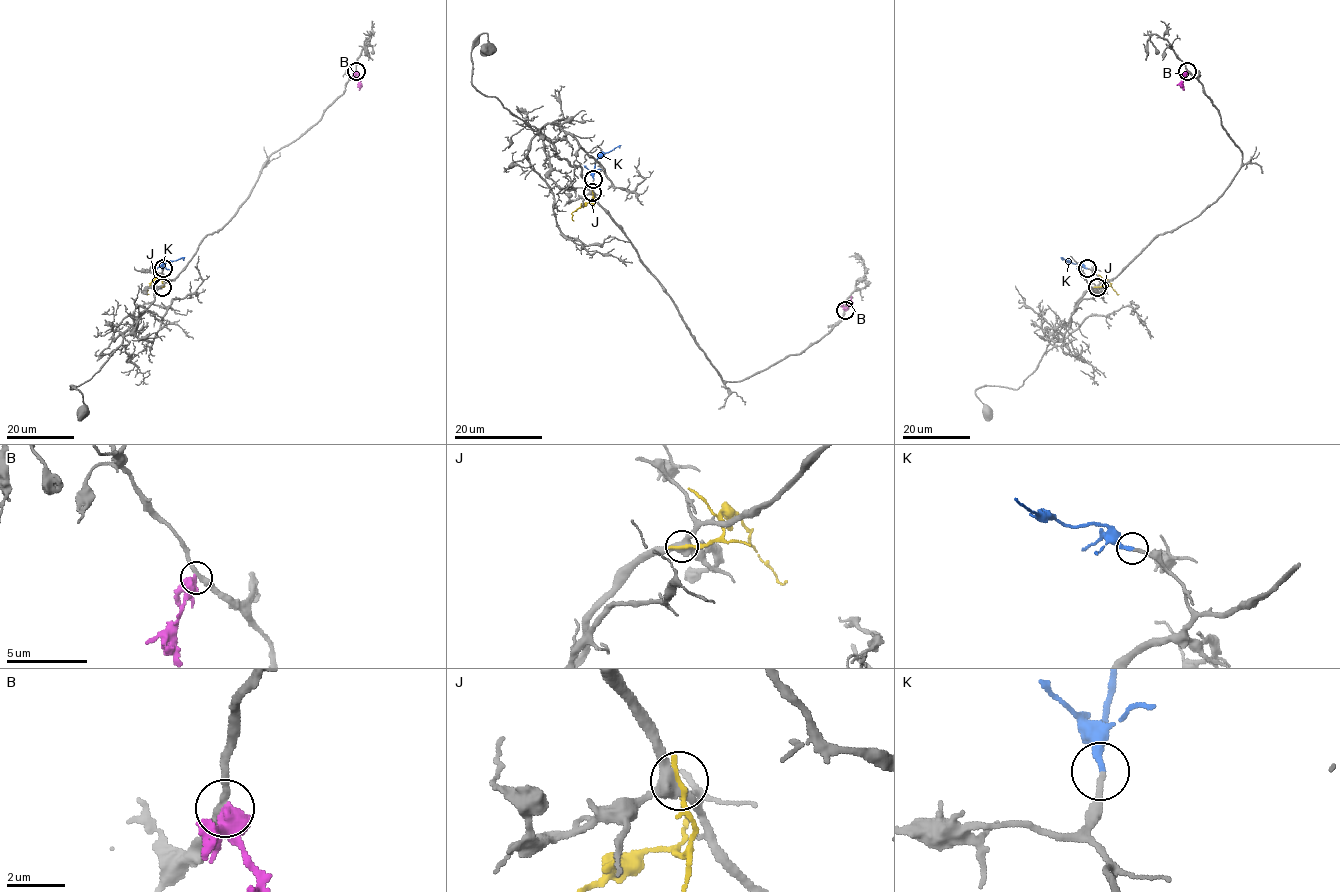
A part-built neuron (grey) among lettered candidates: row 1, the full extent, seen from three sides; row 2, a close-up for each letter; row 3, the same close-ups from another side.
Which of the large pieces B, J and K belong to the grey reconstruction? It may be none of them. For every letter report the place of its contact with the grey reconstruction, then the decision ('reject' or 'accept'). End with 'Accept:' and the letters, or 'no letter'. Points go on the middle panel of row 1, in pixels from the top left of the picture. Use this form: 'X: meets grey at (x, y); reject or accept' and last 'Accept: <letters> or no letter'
B: meets grey at (845, 310); reject
J: meets grey at (592, 192); reject
K: meets grey at (593, 179); accept
Accept: K

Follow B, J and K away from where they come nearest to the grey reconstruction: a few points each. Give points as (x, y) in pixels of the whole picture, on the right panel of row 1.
B: (1187, 71), (1182, 80), (1183, 90)
J: (1096, 287), (1108, 280), (1118, 294)
K: (1087, 268), (1081, 263), (1062, 257), (1063, 260)

